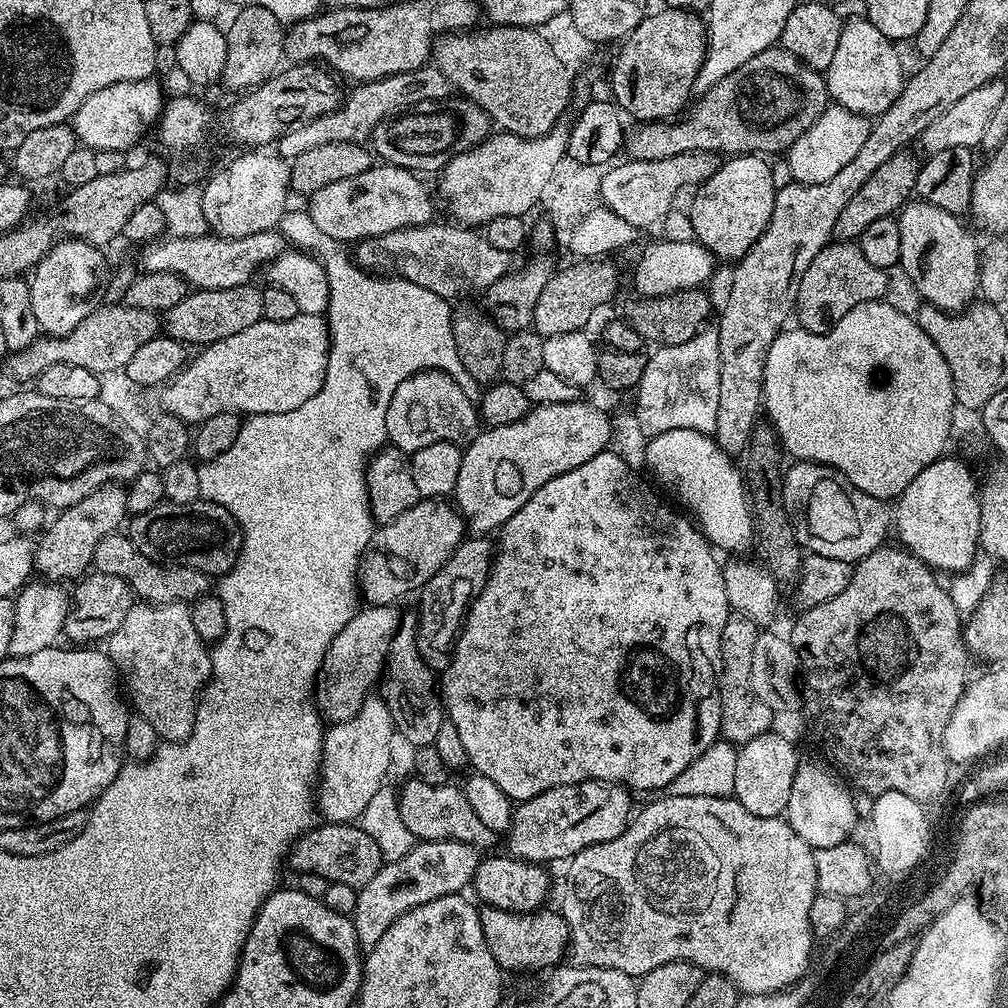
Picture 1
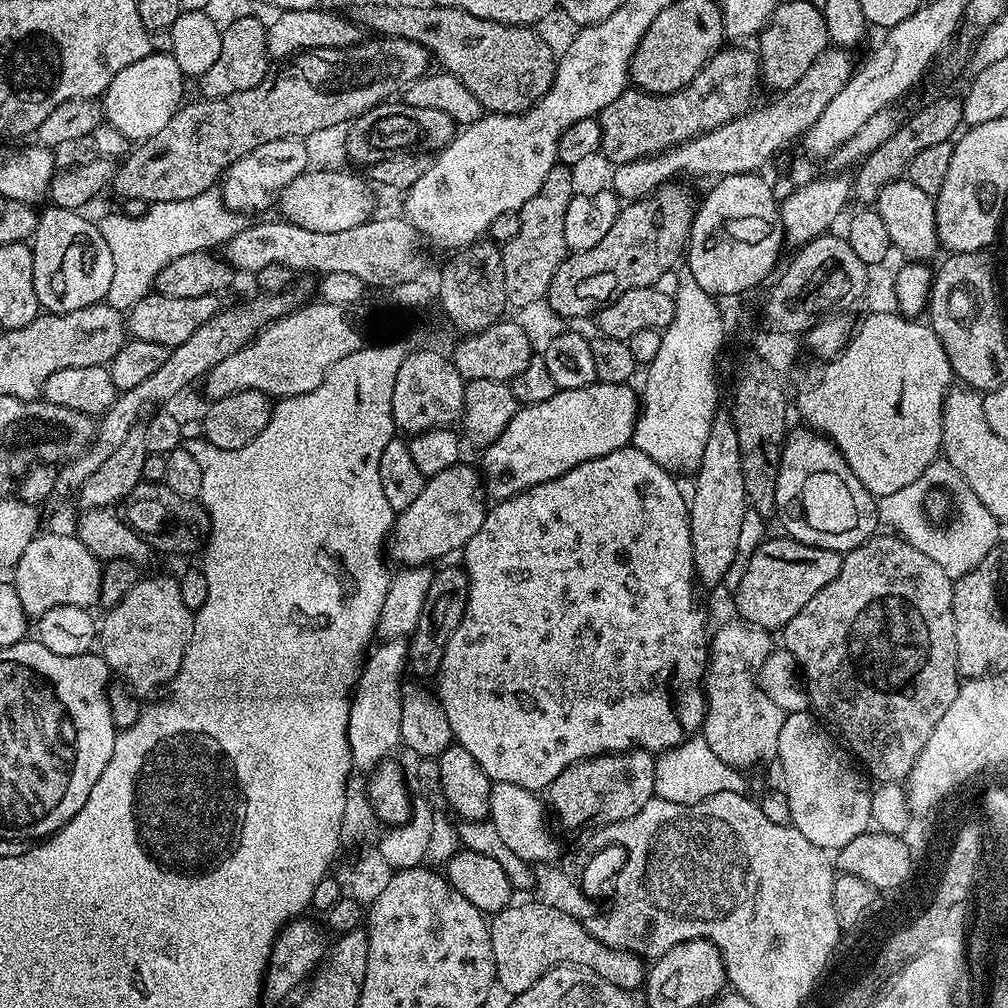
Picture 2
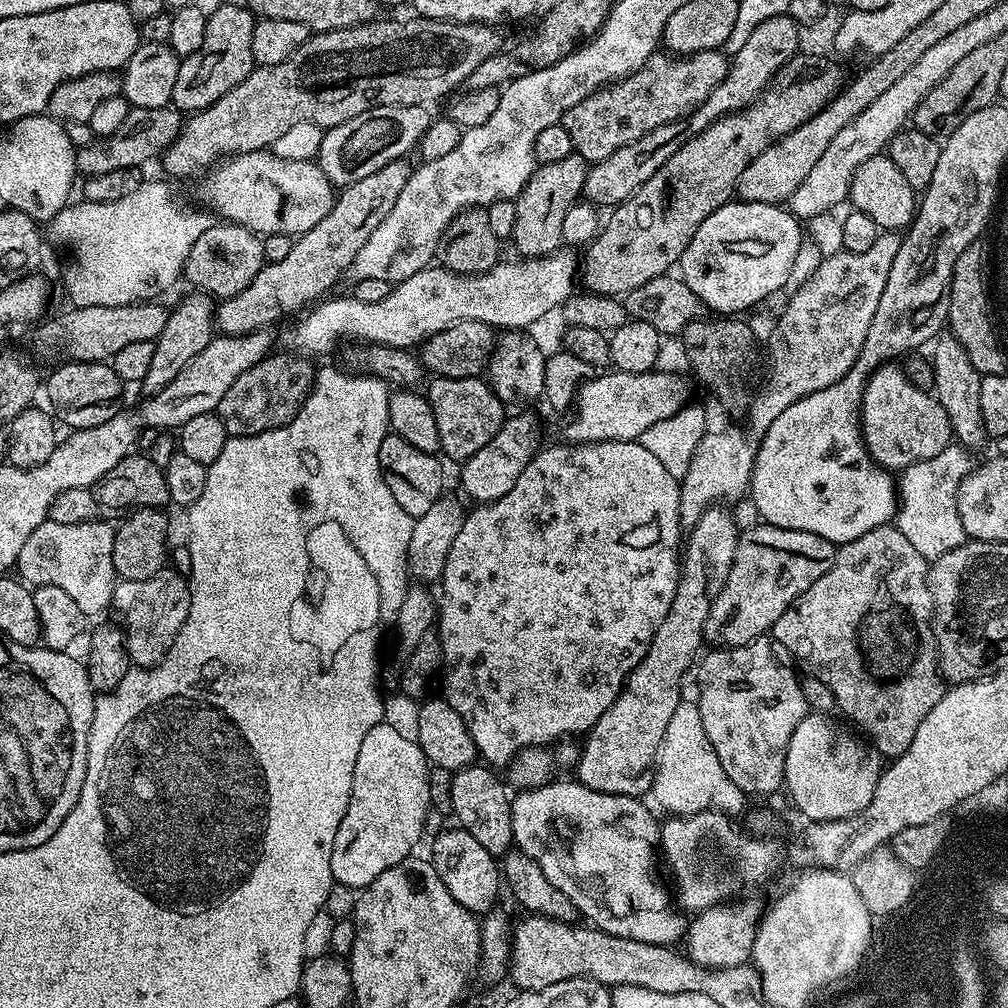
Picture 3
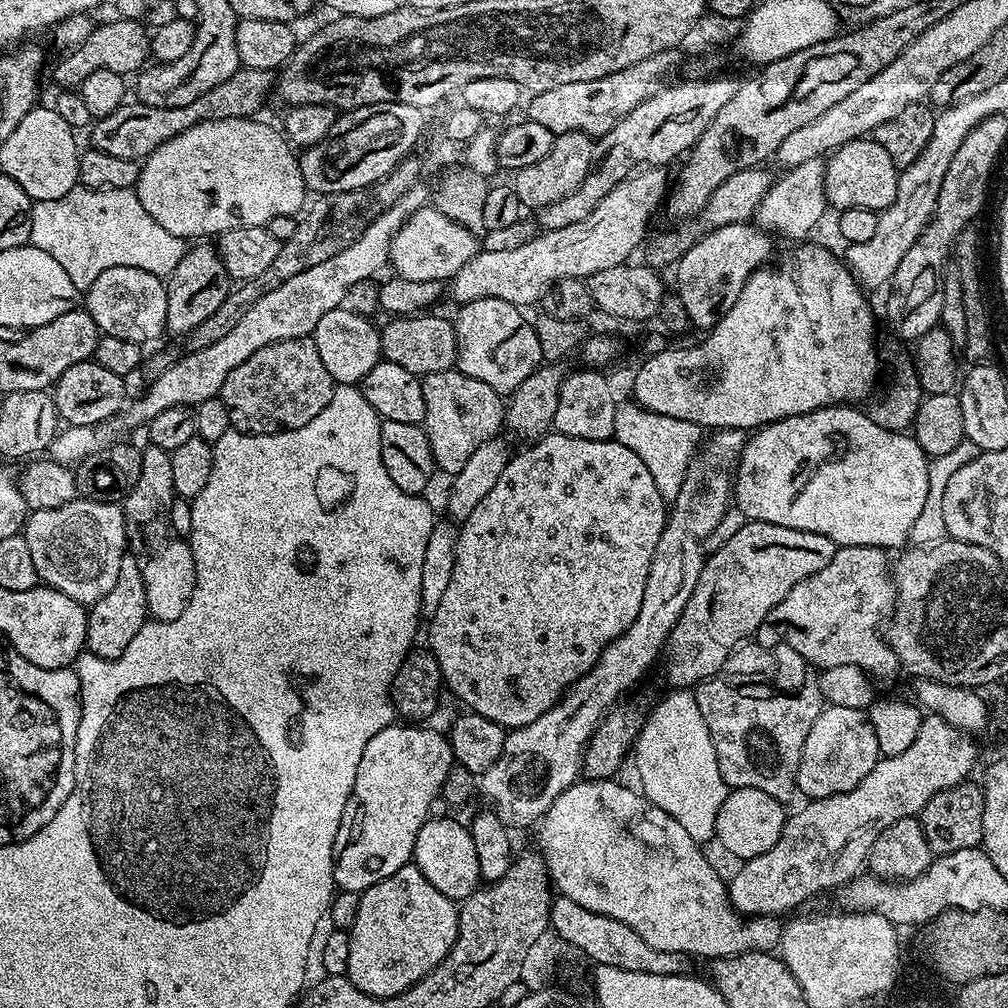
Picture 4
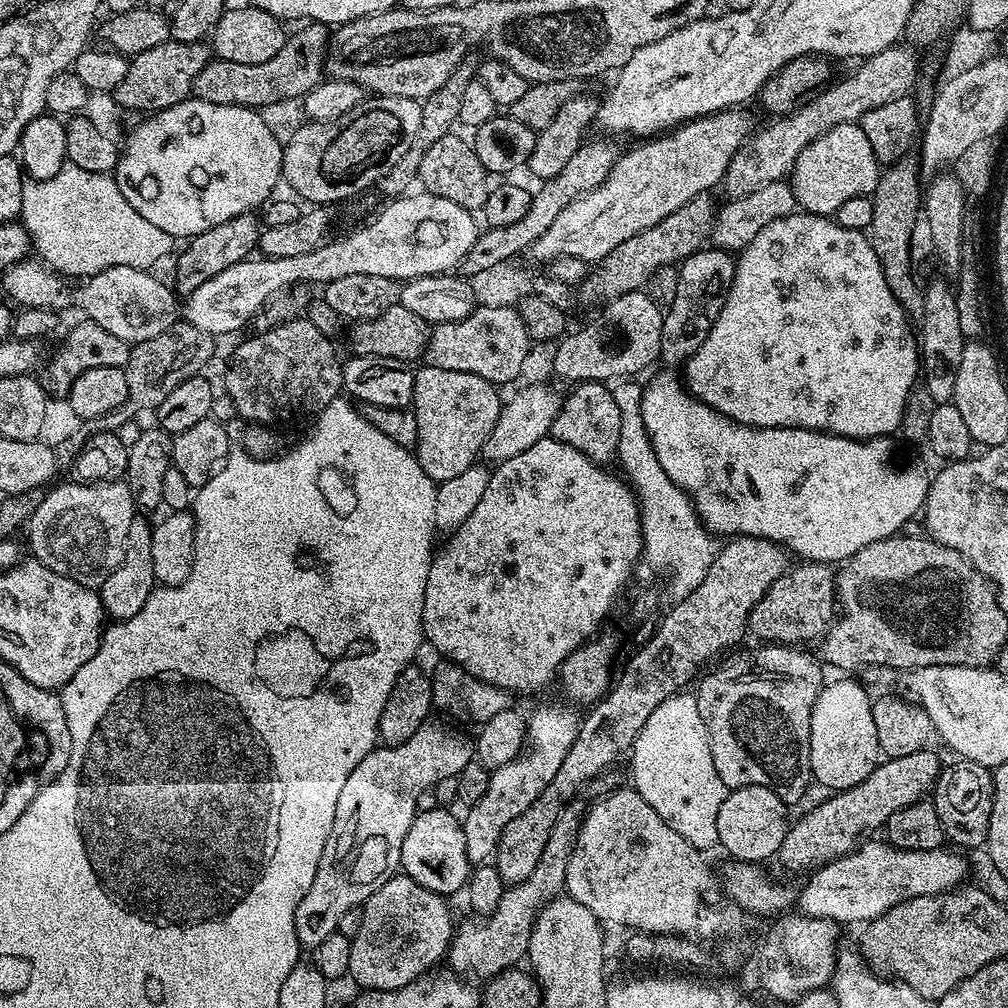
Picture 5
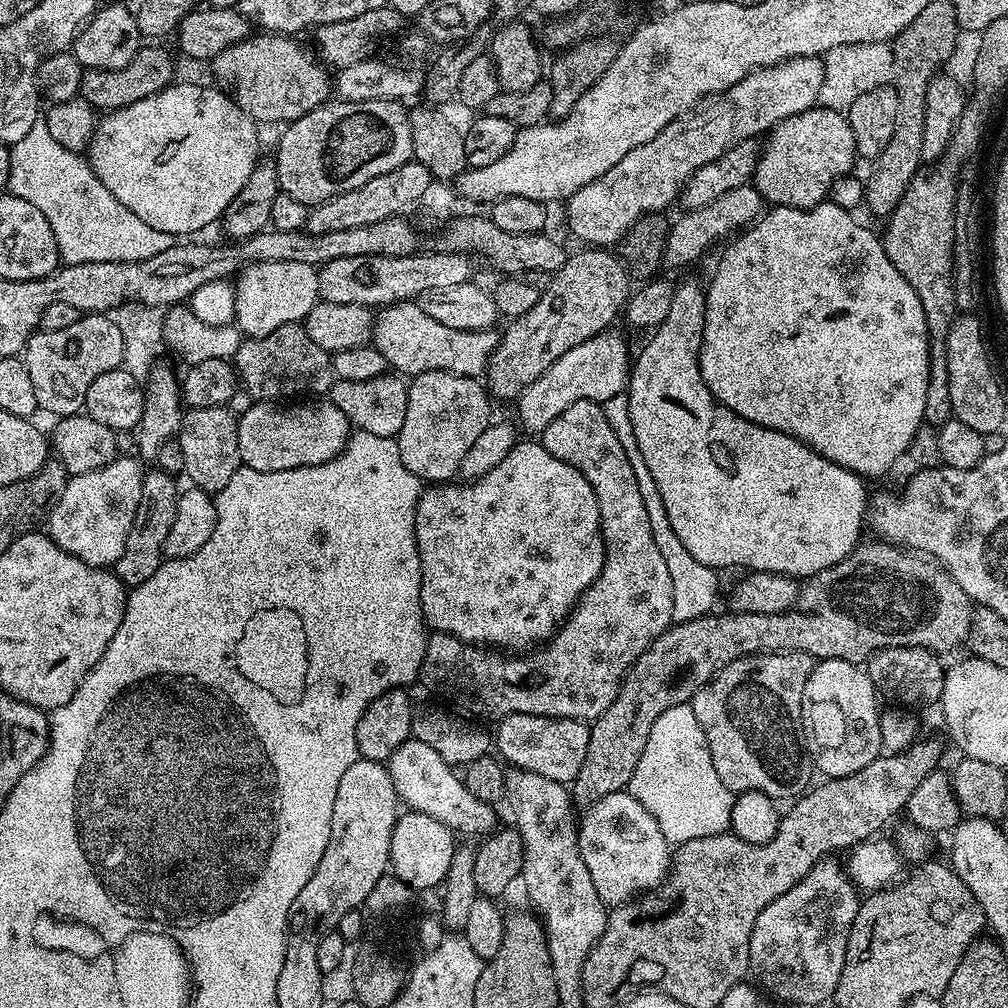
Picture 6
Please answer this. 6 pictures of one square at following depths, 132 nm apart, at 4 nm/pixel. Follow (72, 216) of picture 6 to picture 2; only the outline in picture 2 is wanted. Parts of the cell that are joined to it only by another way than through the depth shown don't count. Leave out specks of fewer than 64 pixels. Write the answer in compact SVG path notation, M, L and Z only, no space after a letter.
M219 187L194 198L150 204L143 210L141 216L108 216L99 221L102 238L106 238L106 246L110 246L110 255L114 257L114 278L106 301L112 308L131 310L155 289L158 274L162 274L162 269L170 266L174 258L219 249L216 248L219 244L220 247L227 245L250 223L247 215L225 206Z

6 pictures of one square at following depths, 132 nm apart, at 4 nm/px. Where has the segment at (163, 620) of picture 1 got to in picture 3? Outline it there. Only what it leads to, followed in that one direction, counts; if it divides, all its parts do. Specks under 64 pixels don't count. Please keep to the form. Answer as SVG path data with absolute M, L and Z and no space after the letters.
M173 570L159 572L154 578L145 580L120 580L112 595L111 607L116 608L120 615L119 623L124 629L124 641L128 647L128 659L137 668L153 668L164 660L164 655L170 650L178 630L186 622L186 614L190 614L190 594L192 593L189 581Z

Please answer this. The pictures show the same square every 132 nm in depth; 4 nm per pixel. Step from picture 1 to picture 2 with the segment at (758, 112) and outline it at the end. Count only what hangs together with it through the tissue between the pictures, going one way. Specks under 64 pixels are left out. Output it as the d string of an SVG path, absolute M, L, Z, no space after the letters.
M748 46L721 47L706 66L674 94L655 96L639 90L618 94L618 98L598 114L602 130L601 154L615 165L647 160L744 115L753 107L752 95L756 92L756 83L759 85L762 80L759 55L744 47Z

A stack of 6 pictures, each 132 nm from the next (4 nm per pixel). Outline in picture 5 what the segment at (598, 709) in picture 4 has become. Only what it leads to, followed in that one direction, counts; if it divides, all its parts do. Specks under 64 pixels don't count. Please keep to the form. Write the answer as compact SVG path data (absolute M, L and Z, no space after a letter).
M540 708L526 720L526 747L516 759L508 764L499 765L491 773L486 794L478 802L467 809L463 817L464 837L466 838L466 854L472 866L487 864L496 855L498 838L502 838L502 830L522 814L550 786L554 774L562 767L562 761L570 746L576 740L580 729L581 717L575 716L568 708Z

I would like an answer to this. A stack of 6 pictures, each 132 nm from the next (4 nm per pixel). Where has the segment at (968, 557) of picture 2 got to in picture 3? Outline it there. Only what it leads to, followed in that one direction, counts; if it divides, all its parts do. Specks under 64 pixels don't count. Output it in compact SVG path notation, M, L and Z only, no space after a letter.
M955 442L948 444L947 448L941 453L926 459L925 462L912 464L910 467L903 469L901 480L898 480L898 502L897 513L894 517L895 525L902 534L913 544L914 550L922 554L927 560L933 560L944 553L967 541L965 528L962 526L961 519L958 518L957 512L957 488L965 477L971 472L972 461L970 462L971 453Z

